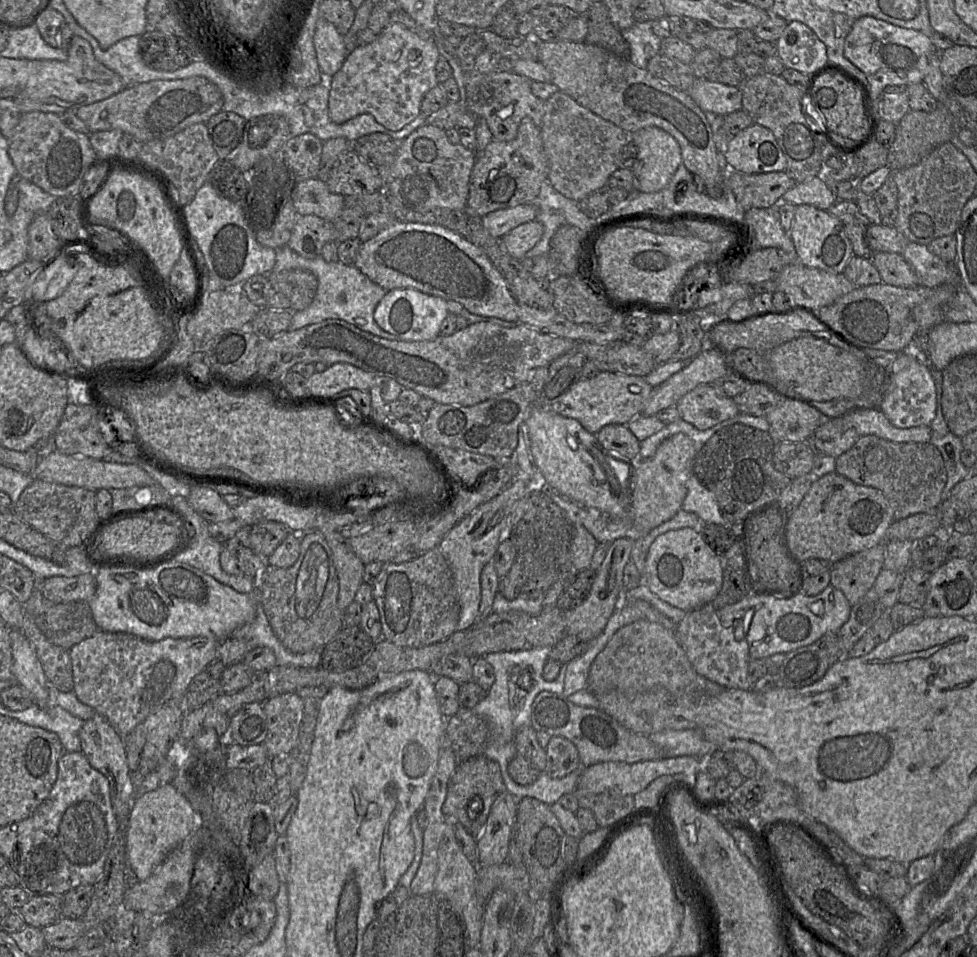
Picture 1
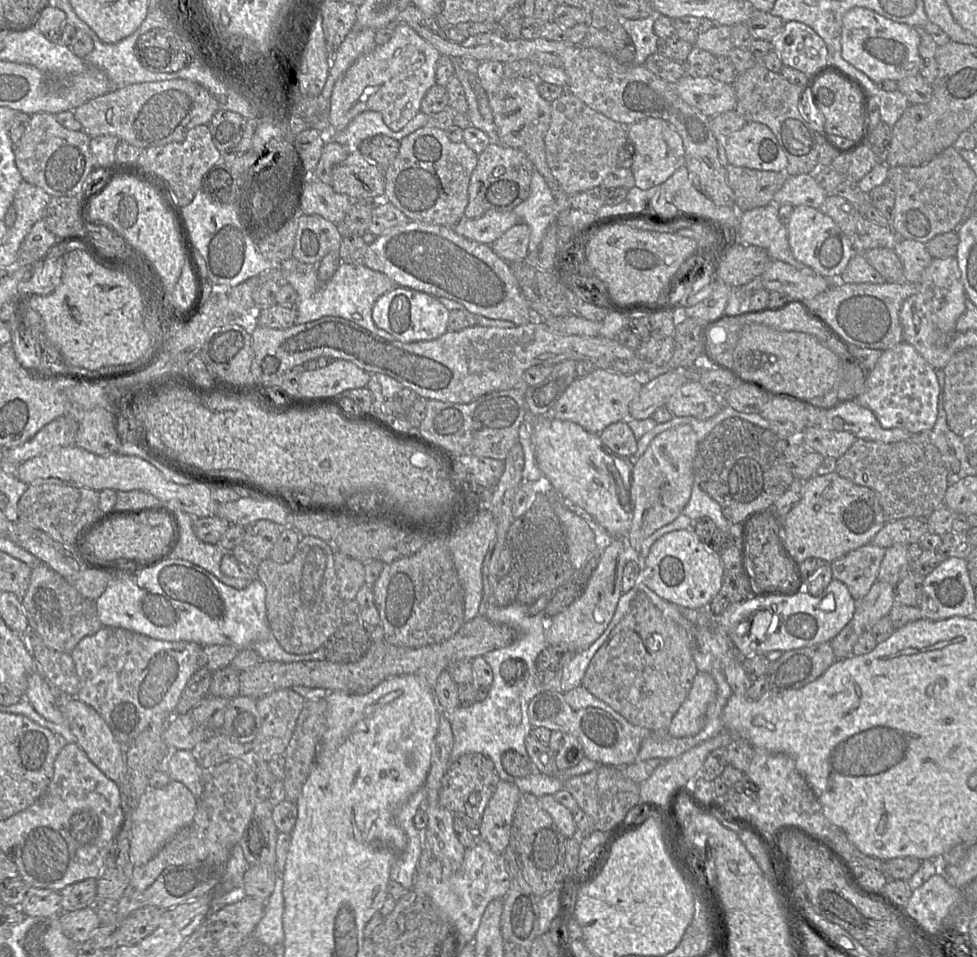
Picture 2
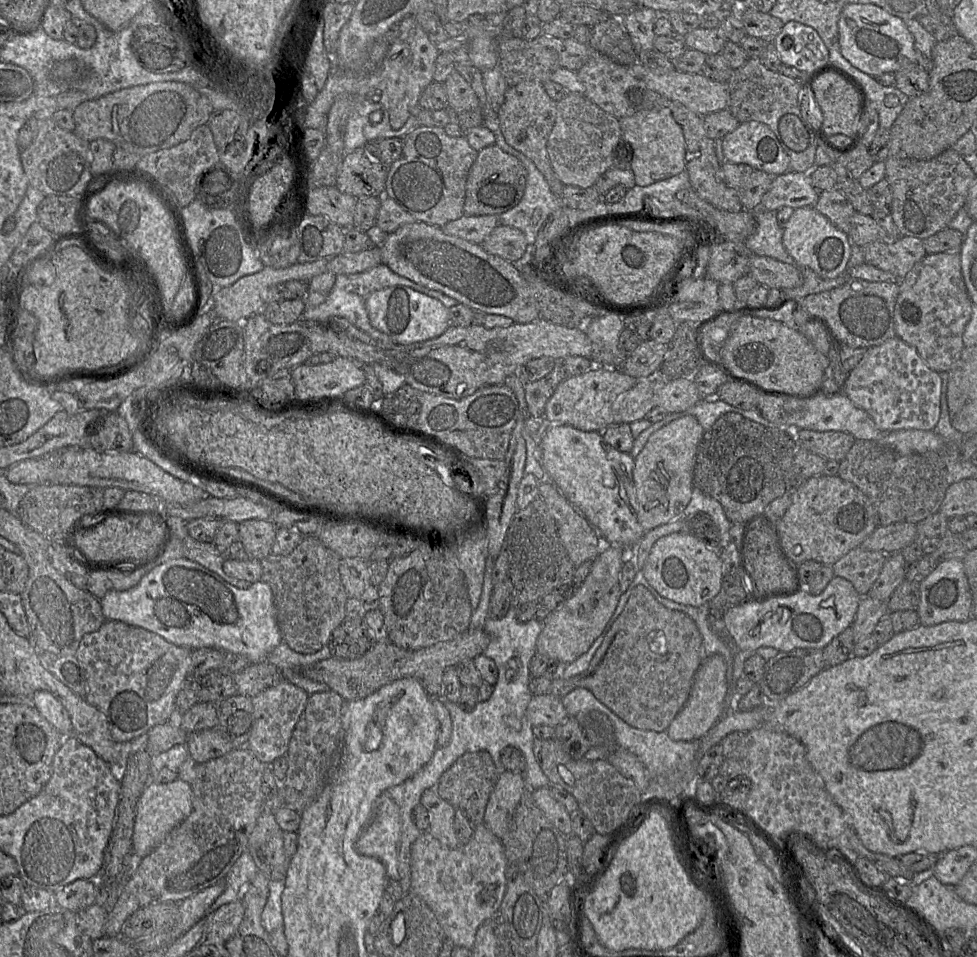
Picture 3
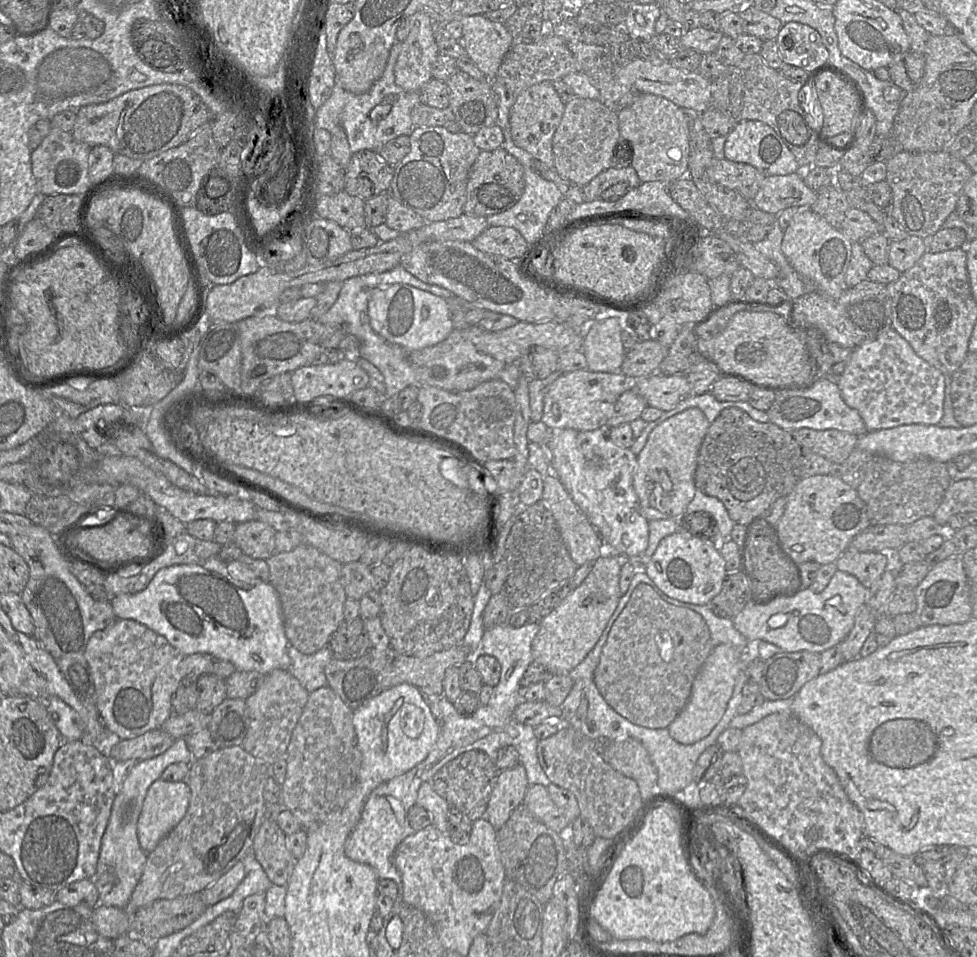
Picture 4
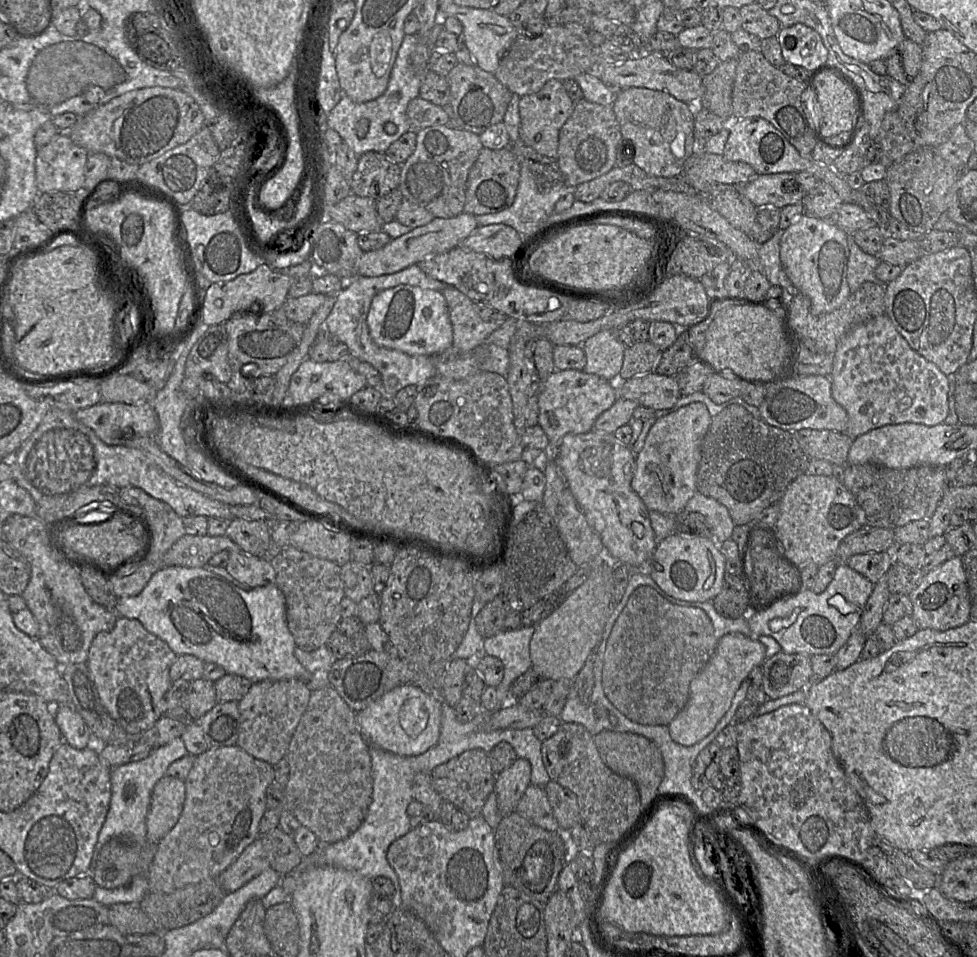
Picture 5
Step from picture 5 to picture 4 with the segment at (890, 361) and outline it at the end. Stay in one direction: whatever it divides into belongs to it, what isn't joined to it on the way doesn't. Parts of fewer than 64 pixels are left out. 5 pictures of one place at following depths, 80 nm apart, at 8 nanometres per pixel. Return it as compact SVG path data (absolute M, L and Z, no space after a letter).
M893 328L877 339L852 349L850 360L838 377L837 385L844 402L862 417L867 432L910 424L937 425L943 417L944 374L920 358Z

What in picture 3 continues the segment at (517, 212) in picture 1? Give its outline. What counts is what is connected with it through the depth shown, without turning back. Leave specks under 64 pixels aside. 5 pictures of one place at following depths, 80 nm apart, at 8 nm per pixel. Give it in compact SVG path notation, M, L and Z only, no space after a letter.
M463 215L461 218L447 223L441 229L446 235L481 245L498 225L498 216Z

